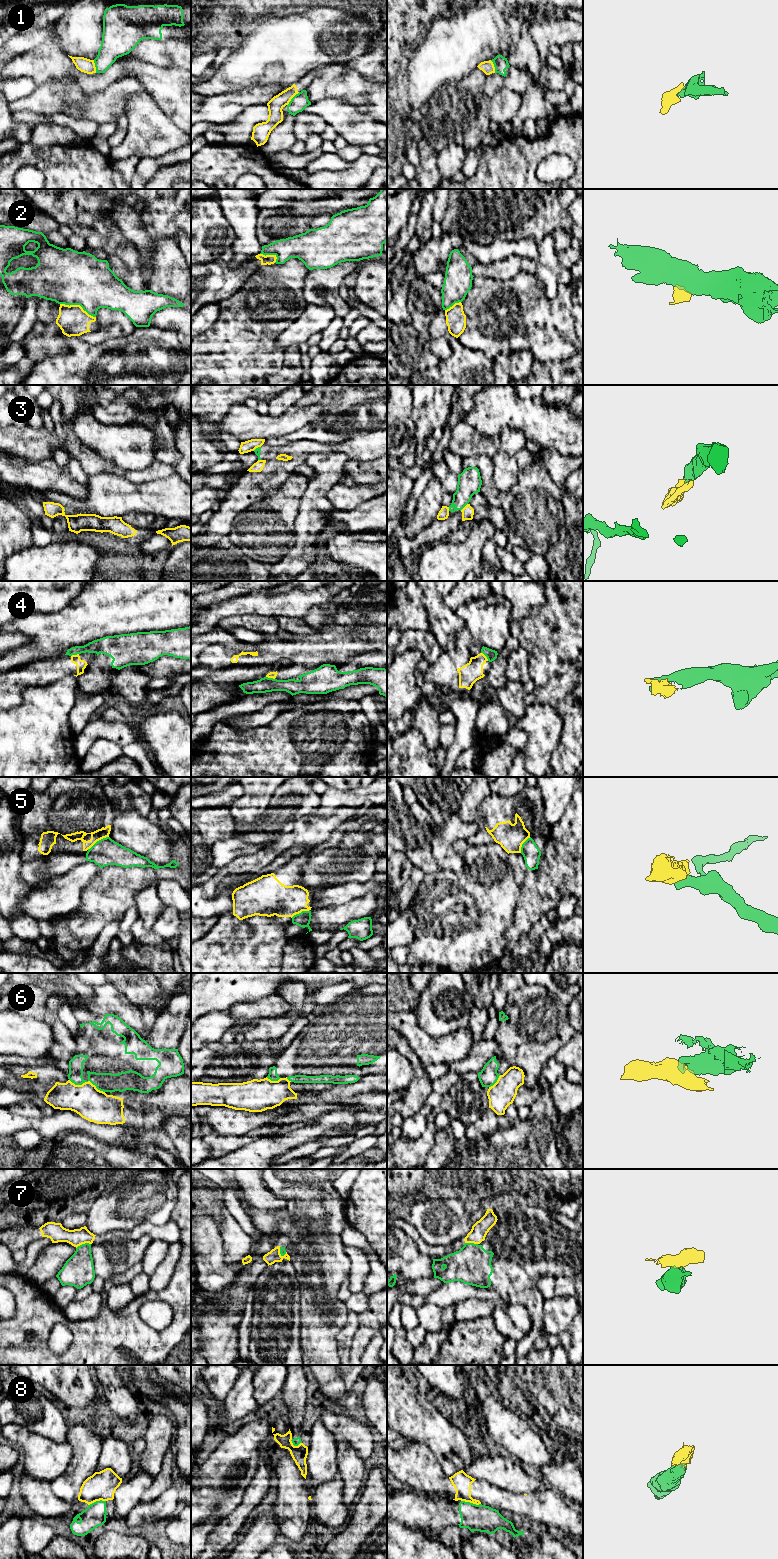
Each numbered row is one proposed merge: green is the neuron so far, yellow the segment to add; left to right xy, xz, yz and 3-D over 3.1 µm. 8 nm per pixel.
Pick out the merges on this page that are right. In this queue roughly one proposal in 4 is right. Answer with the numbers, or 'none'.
none

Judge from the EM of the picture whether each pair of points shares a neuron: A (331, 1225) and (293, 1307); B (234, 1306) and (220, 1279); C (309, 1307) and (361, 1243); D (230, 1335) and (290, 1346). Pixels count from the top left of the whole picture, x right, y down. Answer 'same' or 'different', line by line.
A: different
B: different
C: different
D: different

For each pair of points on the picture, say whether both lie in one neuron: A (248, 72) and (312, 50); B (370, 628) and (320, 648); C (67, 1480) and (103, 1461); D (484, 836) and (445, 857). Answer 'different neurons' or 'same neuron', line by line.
A: same neuron
B: different neurons
C: different neurons
D: different neurons

